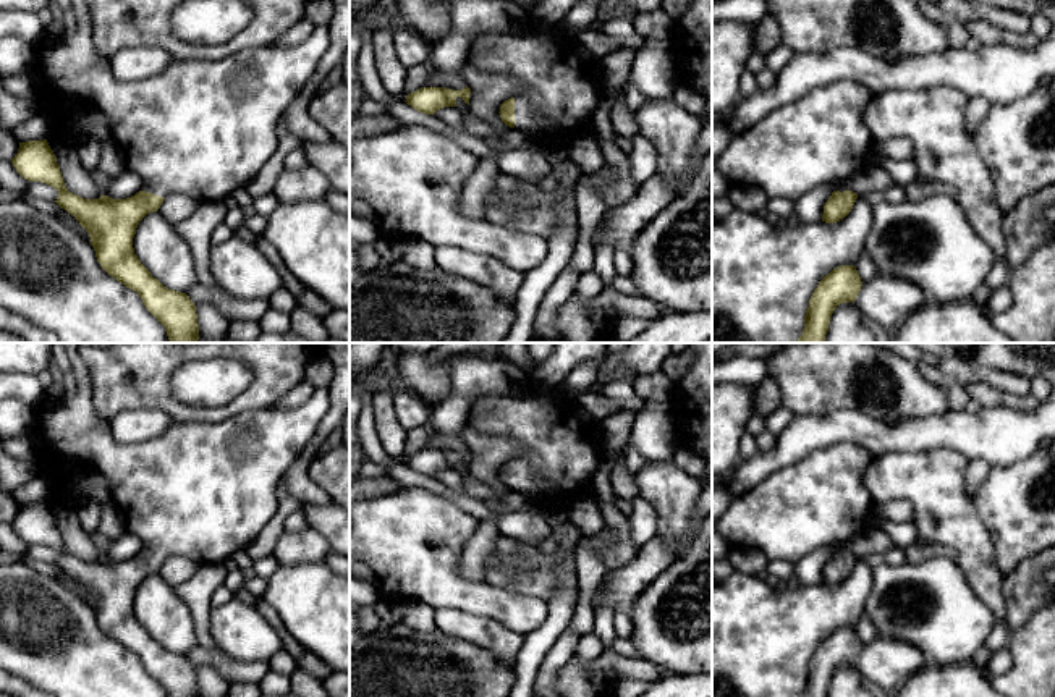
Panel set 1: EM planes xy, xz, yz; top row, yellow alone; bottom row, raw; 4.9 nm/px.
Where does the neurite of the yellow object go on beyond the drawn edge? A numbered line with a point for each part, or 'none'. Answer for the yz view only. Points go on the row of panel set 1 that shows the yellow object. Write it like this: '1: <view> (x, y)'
1: yz (822, 138)

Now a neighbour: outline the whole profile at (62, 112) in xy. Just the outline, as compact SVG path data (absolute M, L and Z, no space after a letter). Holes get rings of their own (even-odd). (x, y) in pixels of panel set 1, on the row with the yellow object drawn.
M40 74L40 78L45 86L36 94L34 103L36 113L40 113L47 120L49 136L71 137L73 141L84 137L78 133L78 116L81 112L91 110L92 113L104 116L108 129L107 137L112 137L112 123L97 105L66 97L57 91L44 74Z

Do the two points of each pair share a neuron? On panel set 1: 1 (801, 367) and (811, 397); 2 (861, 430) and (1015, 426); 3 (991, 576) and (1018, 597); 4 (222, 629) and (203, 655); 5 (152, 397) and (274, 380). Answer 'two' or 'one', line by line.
1: one
2: one
3: two
4: two
5: one

